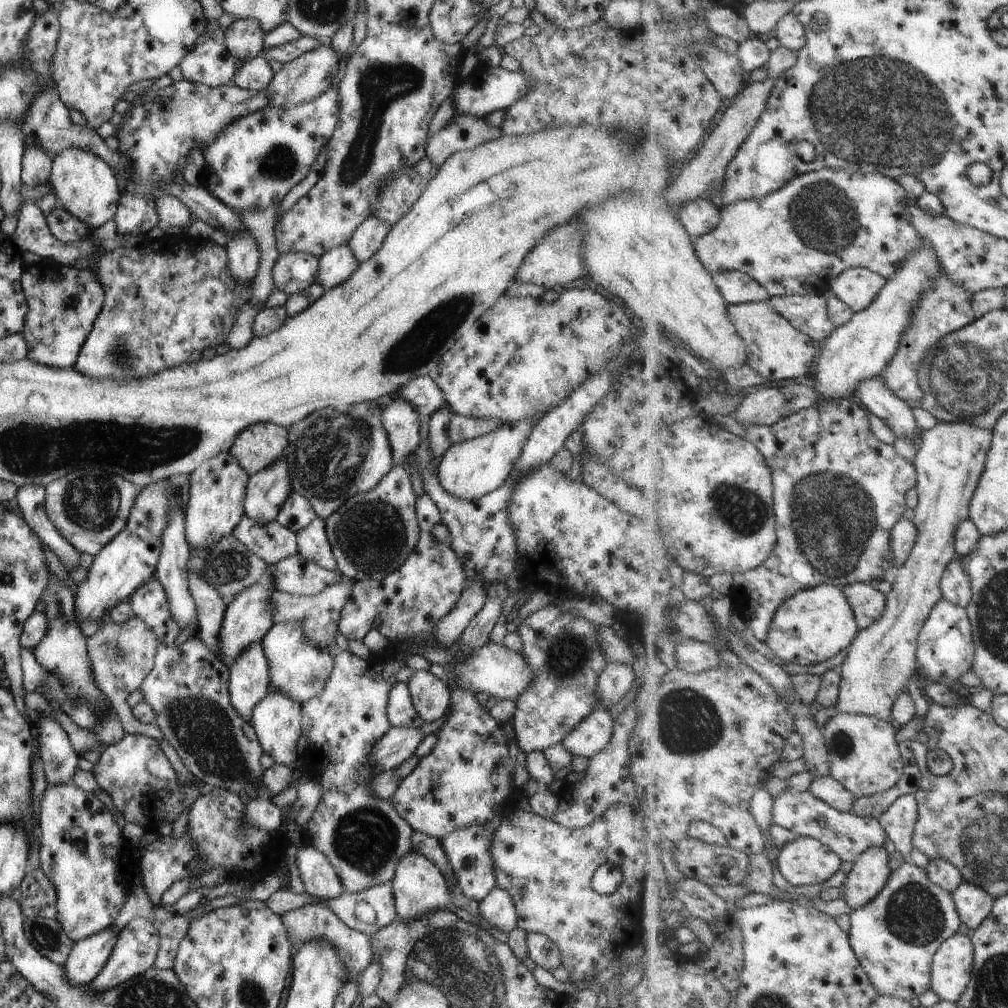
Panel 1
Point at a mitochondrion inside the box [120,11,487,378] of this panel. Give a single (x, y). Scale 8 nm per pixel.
(379, 85)

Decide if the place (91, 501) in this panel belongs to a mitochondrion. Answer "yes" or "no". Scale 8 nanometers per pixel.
yes

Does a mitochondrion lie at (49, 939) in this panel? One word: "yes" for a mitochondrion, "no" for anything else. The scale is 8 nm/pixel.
yes

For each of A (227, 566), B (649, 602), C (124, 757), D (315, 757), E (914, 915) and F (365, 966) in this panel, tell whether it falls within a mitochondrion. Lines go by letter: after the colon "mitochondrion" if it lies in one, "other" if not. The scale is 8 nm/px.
A: mitochondrion
B: other
C: other
D: other
E: mitochondrion
F: other

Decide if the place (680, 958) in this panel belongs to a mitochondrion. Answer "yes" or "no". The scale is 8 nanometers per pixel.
no

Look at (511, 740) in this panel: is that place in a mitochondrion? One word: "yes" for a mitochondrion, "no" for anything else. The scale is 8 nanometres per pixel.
no

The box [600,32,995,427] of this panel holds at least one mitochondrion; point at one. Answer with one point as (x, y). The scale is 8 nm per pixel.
(861, 114)

